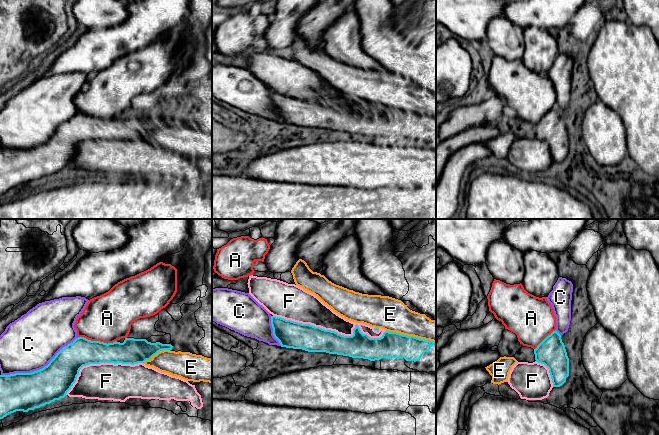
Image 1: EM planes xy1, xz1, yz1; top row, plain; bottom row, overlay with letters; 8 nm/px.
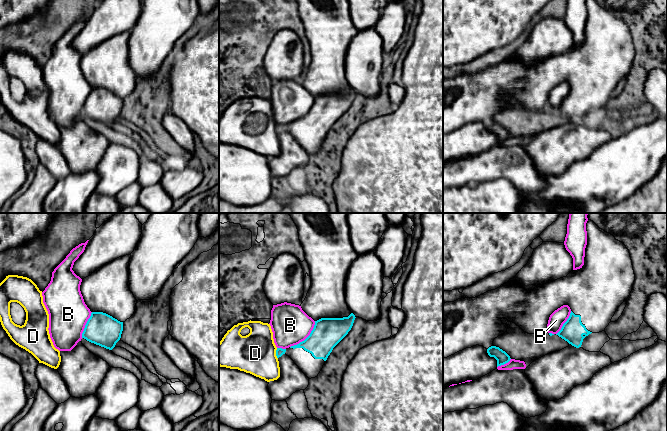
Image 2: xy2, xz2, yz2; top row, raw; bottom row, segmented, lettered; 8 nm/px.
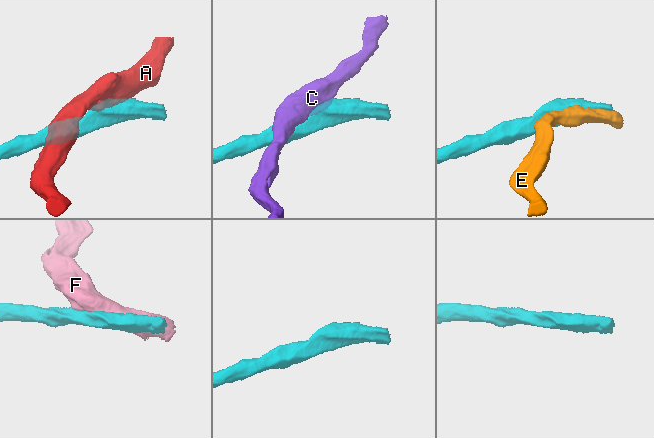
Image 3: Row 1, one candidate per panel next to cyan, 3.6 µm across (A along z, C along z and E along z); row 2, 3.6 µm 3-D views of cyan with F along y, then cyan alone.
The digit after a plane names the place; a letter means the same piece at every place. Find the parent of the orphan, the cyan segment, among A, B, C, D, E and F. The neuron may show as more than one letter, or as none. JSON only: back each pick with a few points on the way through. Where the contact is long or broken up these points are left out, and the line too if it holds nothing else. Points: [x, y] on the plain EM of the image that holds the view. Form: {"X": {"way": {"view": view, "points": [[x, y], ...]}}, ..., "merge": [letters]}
{"merge": []}

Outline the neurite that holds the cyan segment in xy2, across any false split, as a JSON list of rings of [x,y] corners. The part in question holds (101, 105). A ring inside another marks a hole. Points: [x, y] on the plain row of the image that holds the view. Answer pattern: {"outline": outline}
{"outline": [[[130,33],[106,39],[80,61],[84,78],[92,88],[82,114],[109,126],[120,116],[123,99],[135,88],[137,76],[128,62]]]}

